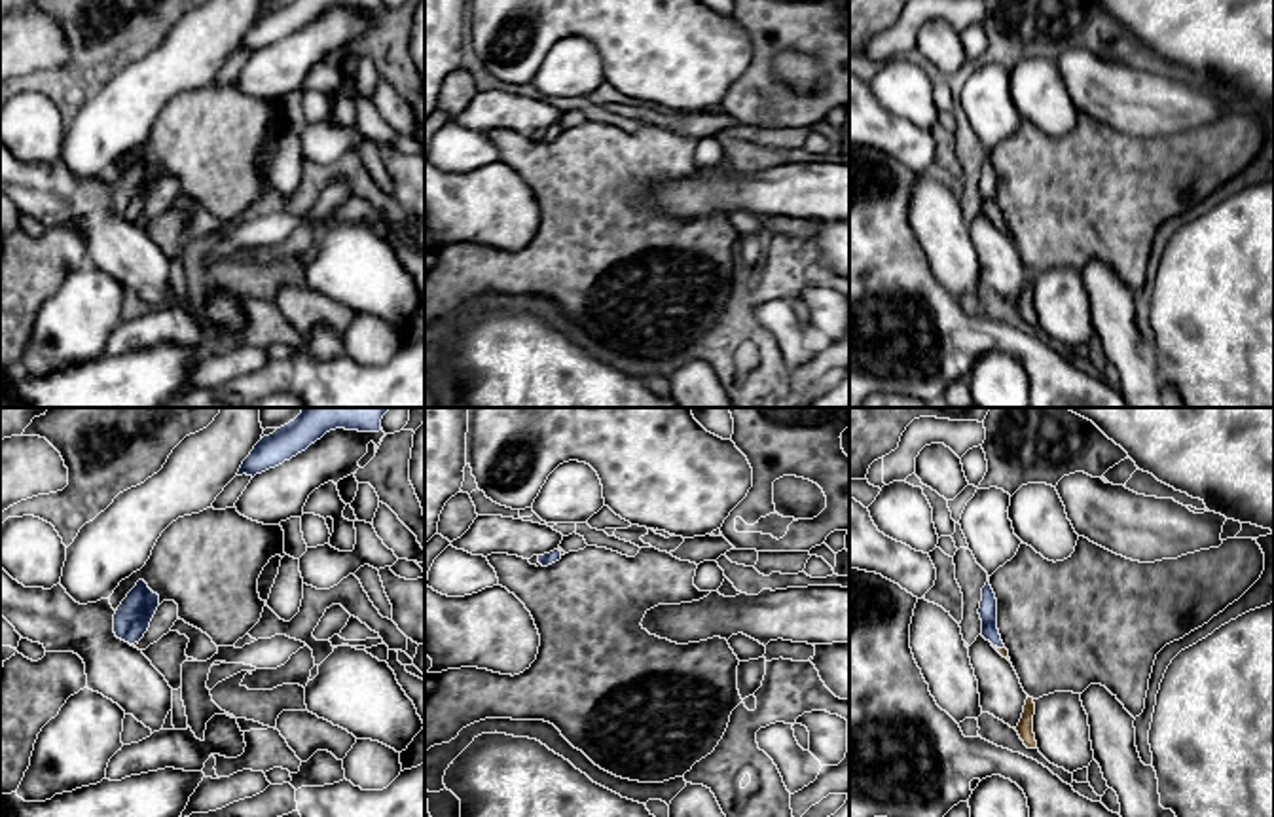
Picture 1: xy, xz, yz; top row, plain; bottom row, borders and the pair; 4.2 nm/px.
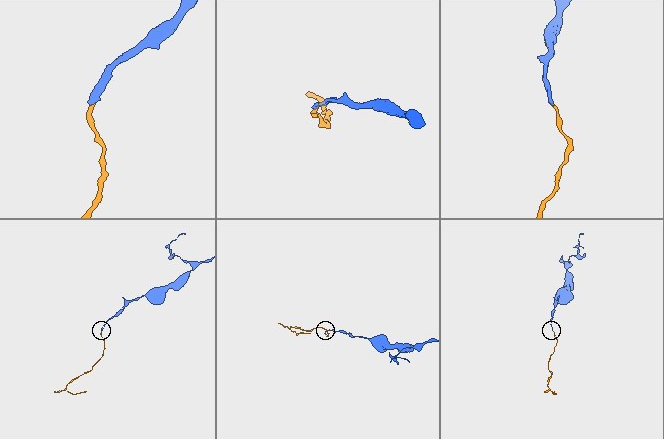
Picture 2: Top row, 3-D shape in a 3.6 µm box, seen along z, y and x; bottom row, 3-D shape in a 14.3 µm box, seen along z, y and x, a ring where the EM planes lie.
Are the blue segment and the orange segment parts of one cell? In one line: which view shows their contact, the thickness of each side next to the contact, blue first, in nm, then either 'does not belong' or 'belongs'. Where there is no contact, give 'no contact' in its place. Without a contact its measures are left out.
yz | 80/40 nm | belongs

